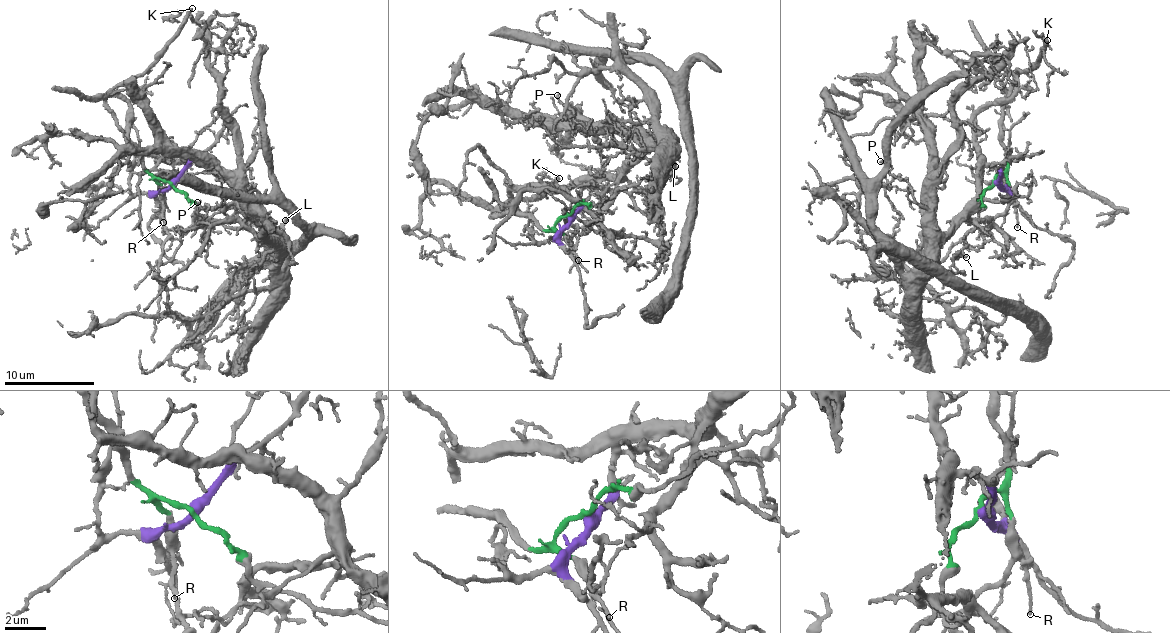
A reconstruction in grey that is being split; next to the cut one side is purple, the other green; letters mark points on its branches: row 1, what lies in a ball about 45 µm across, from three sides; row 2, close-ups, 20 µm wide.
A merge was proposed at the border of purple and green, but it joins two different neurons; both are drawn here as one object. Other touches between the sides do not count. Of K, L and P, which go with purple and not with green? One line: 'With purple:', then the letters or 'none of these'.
With purple: P

